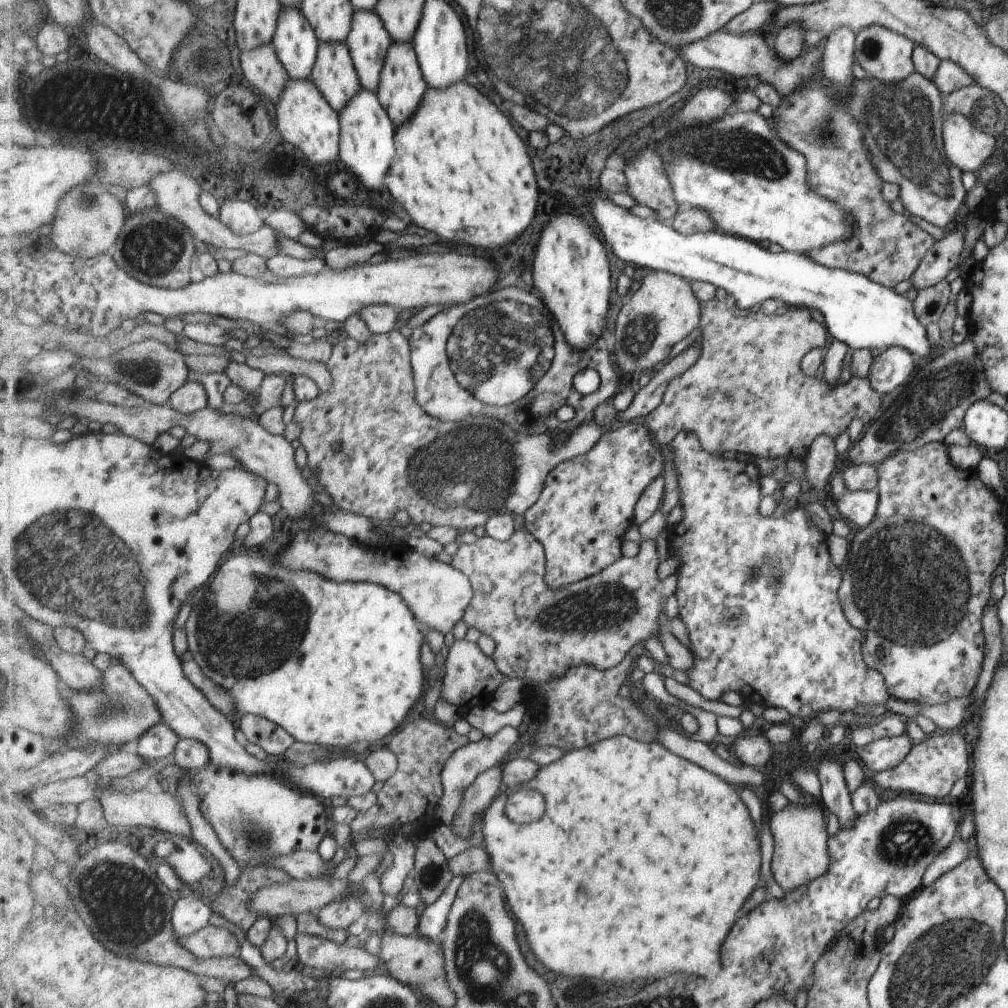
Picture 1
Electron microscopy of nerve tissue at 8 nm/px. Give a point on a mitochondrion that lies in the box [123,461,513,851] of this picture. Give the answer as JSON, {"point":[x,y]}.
{"point":[276,632]}

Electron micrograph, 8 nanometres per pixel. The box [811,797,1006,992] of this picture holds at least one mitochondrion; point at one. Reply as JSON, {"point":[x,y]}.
{"point":[908,839]}

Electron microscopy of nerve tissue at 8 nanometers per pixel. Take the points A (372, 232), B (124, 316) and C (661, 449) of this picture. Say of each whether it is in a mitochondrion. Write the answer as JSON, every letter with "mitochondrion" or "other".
{"A":"other","B":"other","C":"other"}

